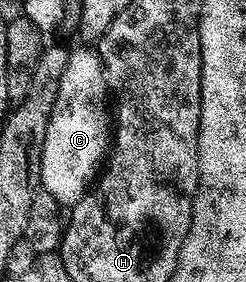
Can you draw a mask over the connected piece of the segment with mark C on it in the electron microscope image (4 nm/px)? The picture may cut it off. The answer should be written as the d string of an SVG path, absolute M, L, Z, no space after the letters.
M91 47L72 48L68 65L62 73L62 82L58 82L58 98L54 98L54 110L46 126L46 142L42 142L42 162L40 163L40 183L43 191L54 194L62 206L71 206L84 197L90 185L95 181L110 151L110 108L104 105L106 81L104 67L99 55Z

